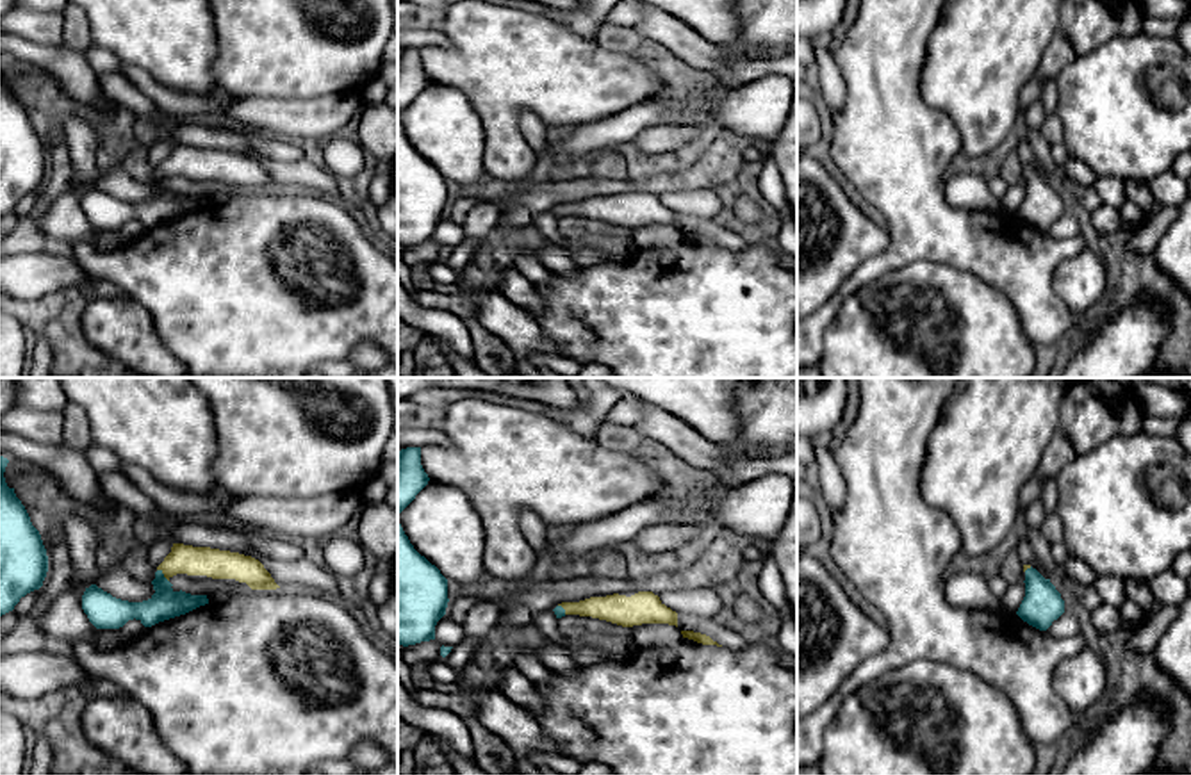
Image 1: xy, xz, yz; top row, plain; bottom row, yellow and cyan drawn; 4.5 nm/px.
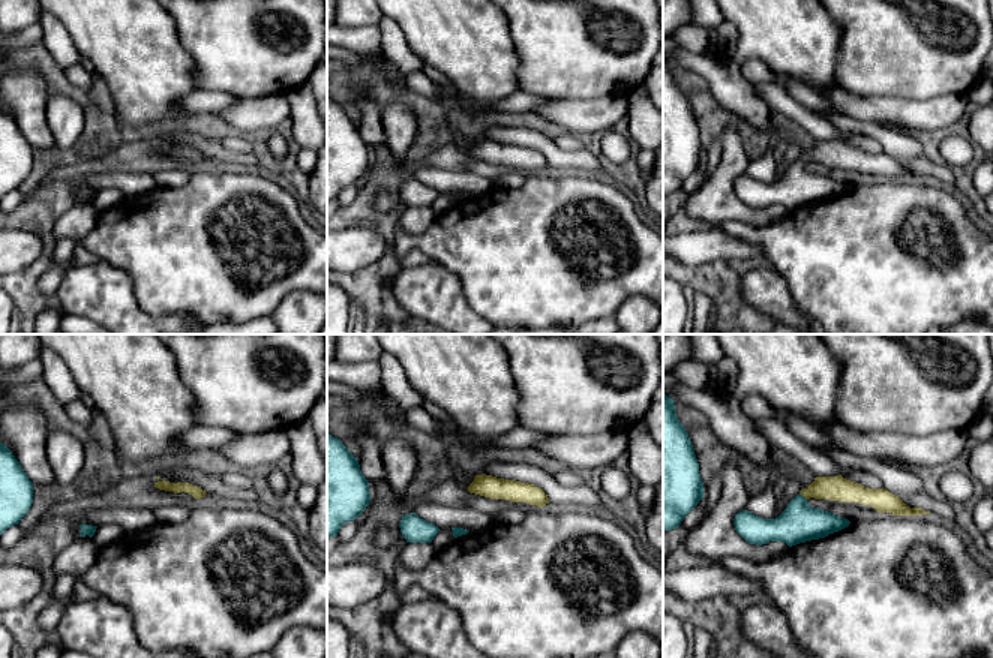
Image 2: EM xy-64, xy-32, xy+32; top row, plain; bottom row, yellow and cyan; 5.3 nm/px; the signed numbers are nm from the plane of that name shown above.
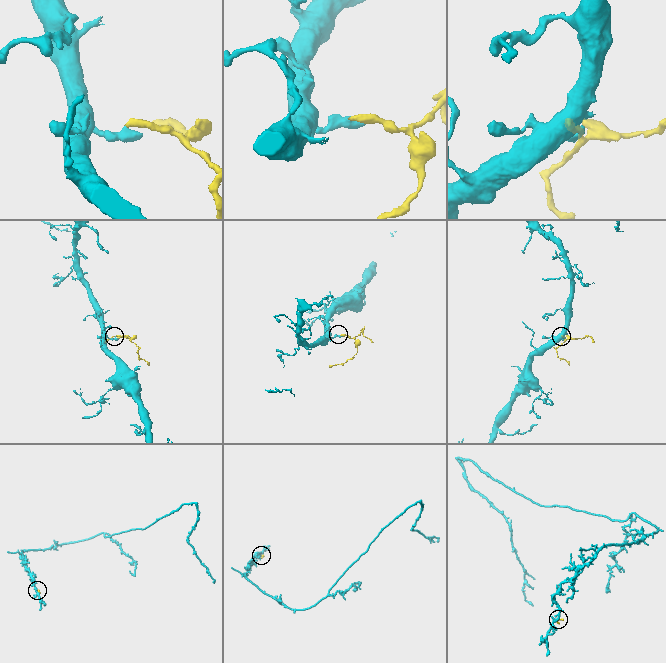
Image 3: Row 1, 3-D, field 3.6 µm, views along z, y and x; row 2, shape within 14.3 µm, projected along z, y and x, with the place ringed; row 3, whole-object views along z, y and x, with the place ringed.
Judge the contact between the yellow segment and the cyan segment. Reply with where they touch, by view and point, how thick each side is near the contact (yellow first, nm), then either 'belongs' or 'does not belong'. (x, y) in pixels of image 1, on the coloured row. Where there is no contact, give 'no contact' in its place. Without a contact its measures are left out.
xy (164, 576) | 130/140 nm | belongs

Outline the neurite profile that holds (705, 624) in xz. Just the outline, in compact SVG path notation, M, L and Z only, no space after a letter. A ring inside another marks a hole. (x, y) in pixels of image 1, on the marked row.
M678 613L678 627L681 631L706 634L731 650L742 650L747 645L740 634L722 627L711 615Z

